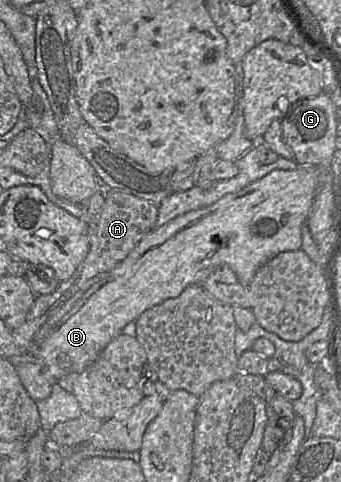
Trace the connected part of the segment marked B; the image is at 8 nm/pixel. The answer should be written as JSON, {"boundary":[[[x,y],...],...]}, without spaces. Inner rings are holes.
{"boundary":[[[299,165],[295,170],[273,170],[263,178],[251,183],[242,190],[227,194],[213,204],[188,212],[161,226],[156,226],[151,232],[145,235],[140,242],[130,251],[127,257],[119,263],[113,270],[107,273],[106,277],[93,285],[76,305],[57,323],[45,341],[39,346],[33,362],[26,363],[16,369],[19,379],[27,391],[28,395],[35,401],[43,400],[51,395],[52,388],[58,380],[69,374],[82,373],[91,363],[93,363],[104,350],[104,348],[117,336],[122,334],[123,329],[135,320],[147,309],[164,302],[167,299],[179,296],[185,288],[190,285],[201,285],[208,275],[219,265],[227,264],[236,273],[239,282],[244,286],[249,286],[257,271],[268,261],[278,254],[287,251],[297,251],[302,245],[302,226],[305,223],[312,208],[315,192],[318,186],[318,168],[314,165]]]}

